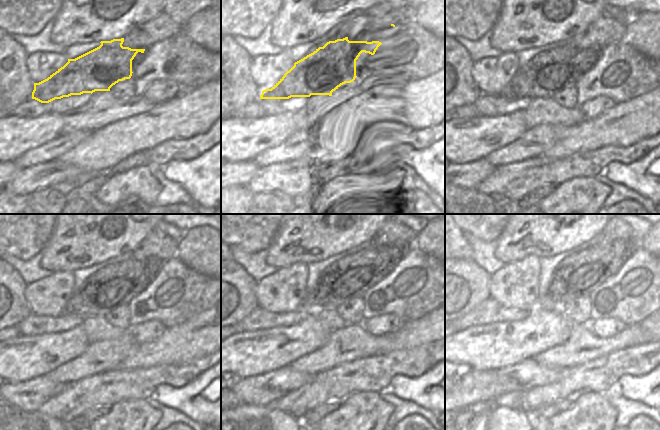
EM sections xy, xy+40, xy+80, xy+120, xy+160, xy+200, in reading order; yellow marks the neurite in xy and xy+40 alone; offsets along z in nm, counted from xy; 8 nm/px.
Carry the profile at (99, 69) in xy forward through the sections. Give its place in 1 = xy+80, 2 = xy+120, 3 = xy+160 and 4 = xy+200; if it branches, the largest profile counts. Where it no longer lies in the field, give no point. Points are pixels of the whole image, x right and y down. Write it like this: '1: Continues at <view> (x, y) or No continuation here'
1: Continues at xy+80 (557, 65)
2: Continues at xy+120 (109, 288)
3: Continues at xy+160 (356, 273)
4: Continues at xy+200 (582, 272).

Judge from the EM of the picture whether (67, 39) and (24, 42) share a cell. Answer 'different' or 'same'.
different

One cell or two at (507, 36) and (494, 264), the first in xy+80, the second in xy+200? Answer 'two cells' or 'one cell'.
two cells

